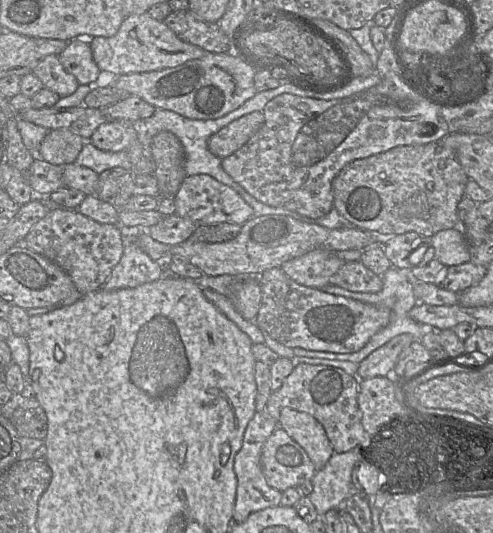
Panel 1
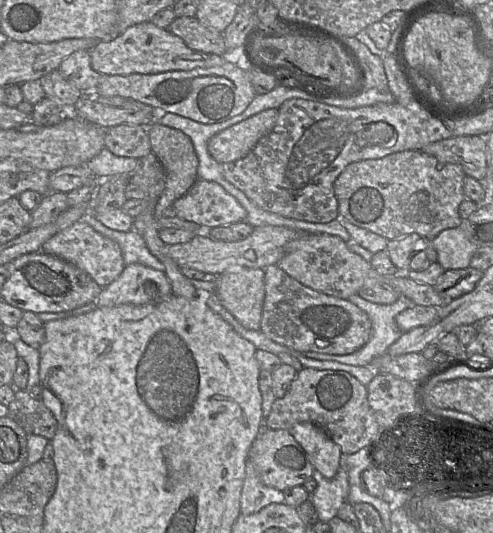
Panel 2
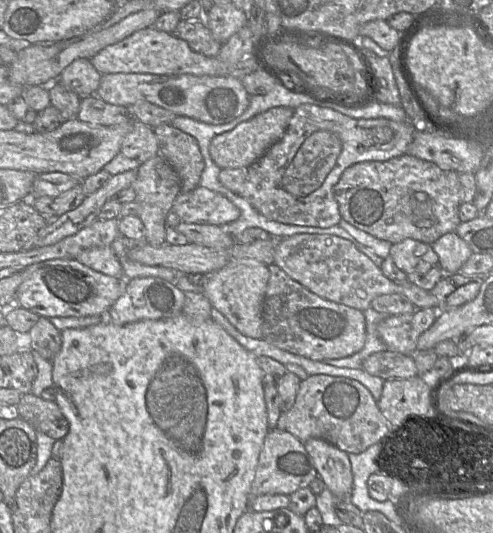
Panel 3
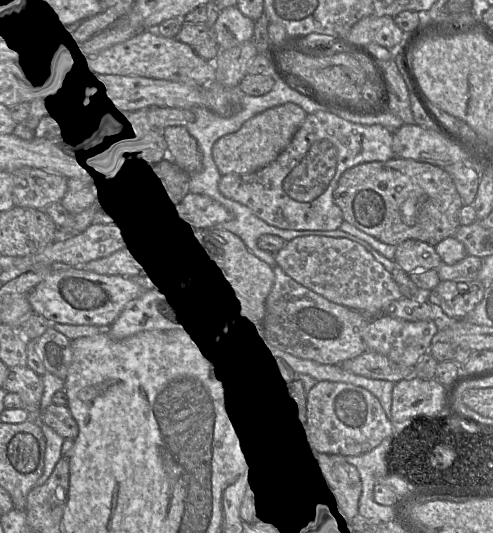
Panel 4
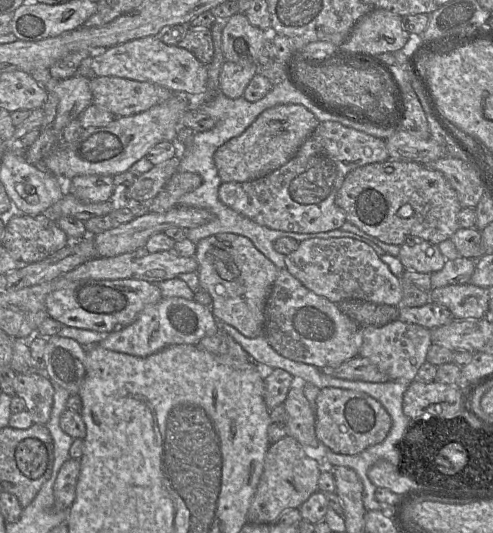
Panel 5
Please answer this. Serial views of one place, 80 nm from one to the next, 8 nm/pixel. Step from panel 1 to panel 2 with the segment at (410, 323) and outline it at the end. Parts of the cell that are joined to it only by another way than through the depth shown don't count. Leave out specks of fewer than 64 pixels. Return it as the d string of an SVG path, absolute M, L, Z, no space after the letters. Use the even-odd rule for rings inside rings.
M352 295L348 300L363 310L371 321L371 337L367 344L349 355L305 352L303 354L306 357L321 361L336 361L353 366L370 365L376 357L386 353L387 349L401 337L403 333L396 324L396 317L414 305L404 295L399 295L394 303L388 305L369 302L359 295Z

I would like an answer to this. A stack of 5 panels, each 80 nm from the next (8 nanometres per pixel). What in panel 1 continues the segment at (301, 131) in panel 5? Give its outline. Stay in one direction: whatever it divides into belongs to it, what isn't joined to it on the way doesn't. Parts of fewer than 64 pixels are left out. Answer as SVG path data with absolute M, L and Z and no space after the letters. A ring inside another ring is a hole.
M262 111L246 114L213 134L208 148L220 159L230 156L246 144L264 122Z

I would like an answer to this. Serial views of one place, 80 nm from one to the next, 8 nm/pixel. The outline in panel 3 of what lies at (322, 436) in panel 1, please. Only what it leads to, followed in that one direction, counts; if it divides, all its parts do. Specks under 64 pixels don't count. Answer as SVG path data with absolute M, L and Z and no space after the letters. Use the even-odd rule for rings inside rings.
M319 438L308 439L304 446L326 487L337 499L349 499L353 474L348 453Z

